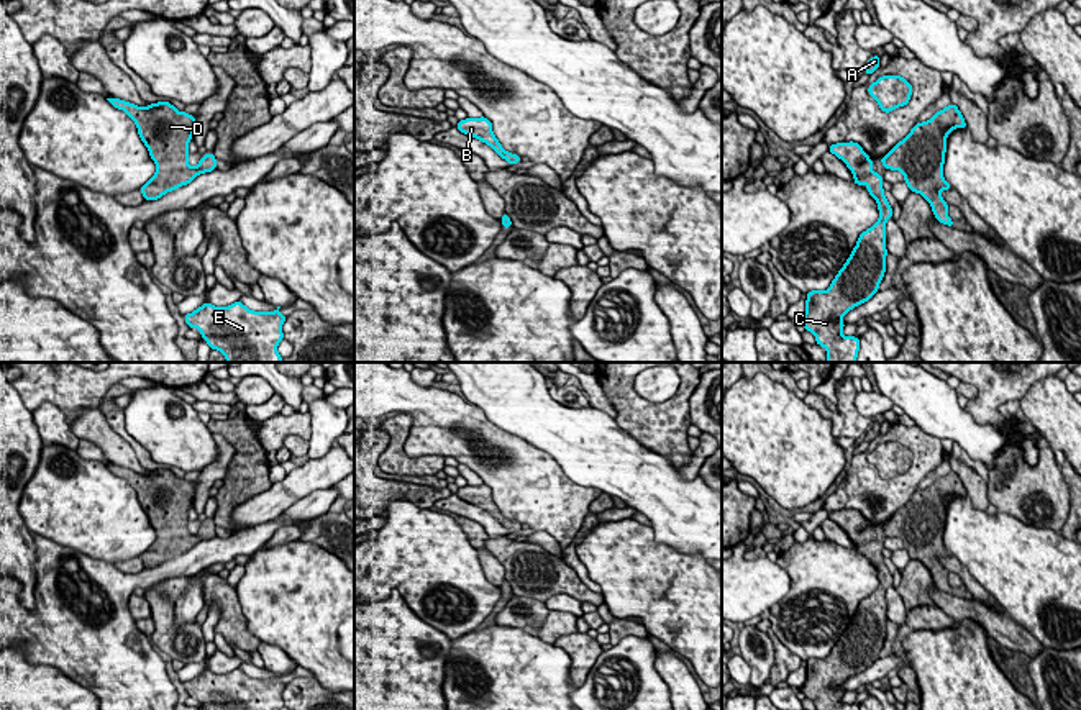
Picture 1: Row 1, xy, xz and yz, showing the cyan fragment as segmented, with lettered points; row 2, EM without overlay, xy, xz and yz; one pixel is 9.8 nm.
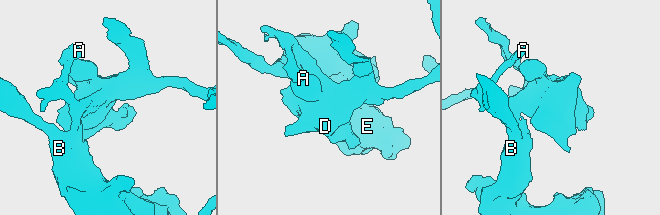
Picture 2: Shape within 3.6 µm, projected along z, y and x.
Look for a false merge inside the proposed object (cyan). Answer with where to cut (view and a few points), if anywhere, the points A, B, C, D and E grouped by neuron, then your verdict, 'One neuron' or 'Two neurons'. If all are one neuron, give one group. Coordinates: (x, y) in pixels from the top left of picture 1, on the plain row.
No split. Groups: A B C D E. One neuron

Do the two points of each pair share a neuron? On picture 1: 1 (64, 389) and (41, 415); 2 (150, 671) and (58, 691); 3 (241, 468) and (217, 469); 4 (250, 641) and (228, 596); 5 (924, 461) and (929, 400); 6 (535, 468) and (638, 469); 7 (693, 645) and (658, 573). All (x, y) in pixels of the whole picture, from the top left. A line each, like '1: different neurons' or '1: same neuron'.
1: different neurons
2: different neurons
3: different neurons
4: same neuron
5: different neurons
6: different neurons
7: same neuron

